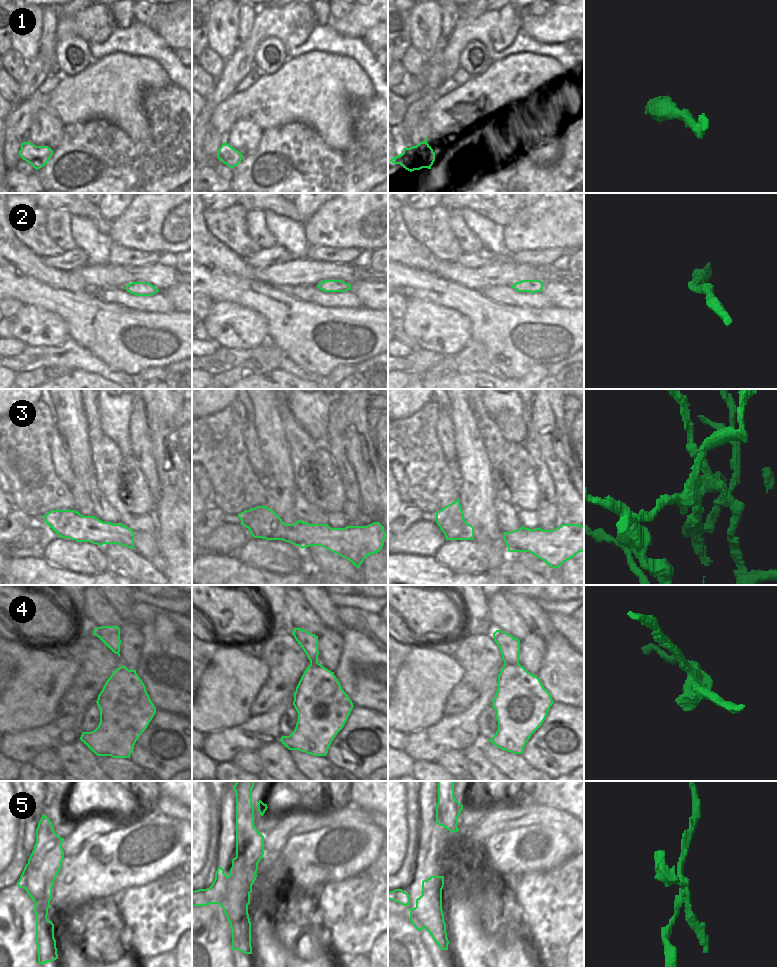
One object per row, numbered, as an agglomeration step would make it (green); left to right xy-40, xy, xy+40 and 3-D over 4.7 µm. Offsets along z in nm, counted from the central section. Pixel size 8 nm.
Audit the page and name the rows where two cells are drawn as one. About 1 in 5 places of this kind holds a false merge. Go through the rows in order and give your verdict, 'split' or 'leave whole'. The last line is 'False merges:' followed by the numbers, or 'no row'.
1: leave whole
2: leave whole
3: split
4: split
5: split
False merges: 3, 4, 5

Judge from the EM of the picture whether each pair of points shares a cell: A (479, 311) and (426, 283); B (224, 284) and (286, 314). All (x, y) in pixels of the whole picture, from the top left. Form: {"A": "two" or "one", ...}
{"A": "one", "B": "one"}

